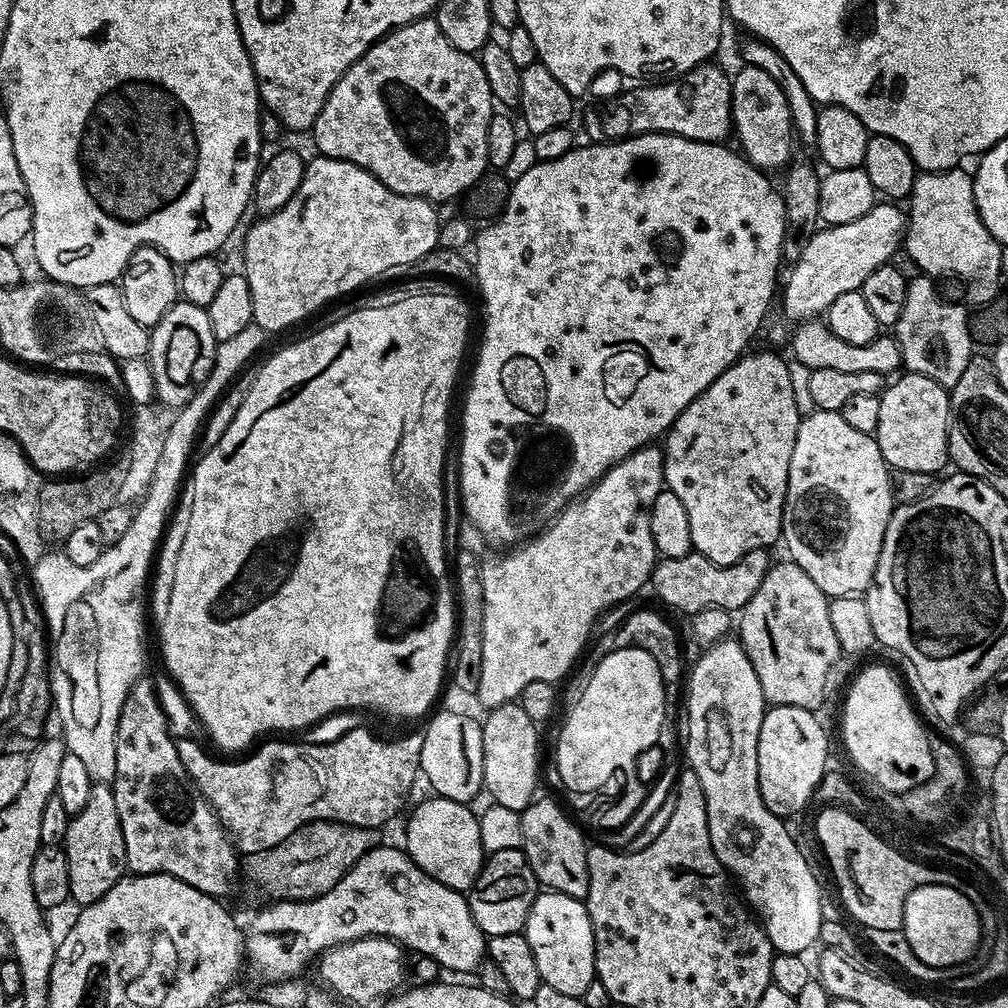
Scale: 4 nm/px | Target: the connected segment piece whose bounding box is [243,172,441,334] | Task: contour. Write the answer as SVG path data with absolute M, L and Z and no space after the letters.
M369 172L368 188L304 188L300 197L290 198L285 208L261 215L259 219L257 224L247 225L243 275L249 283L252 319L265 334L280 332L306 319L323 304L371 285L368 283L375 276L391 268L407 269L411 261L434 251L440 242L441 222L433 201L393 193Z

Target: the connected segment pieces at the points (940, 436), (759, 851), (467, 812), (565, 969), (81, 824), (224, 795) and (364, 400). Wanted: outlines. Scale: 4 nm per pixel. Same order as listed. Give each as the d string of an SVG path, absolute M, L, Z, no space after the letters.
M908 372L904 376L897 375L896 381L889 383L880 393L880 409L878 410L878 426L875 430L876 441L882 450L882 458L889 469L918 470L919 472L939 473L948 458L948 398L949 389L942 387L934 378L926 378L917 372Z
M739 639L719 640L699 654L701 656L697 658L696 665L693 668L691 665L686 676L686 764L694 770L694 774L698 774L702 794L706 794L706 818L714 854L729 877L744 887L743 899L764 925L764 932L770 938L773 949L776 952L807 953L807 948L812 943L815 945L820 938L820 884L807 858L800 853L795 838L788 833L784 825L787 823L775 816L766 802L762 802L762 790L758 786L758 734L762 730L766 701L758 674L754 674L754 666L750 666L750 658Z
M433 795L431 799L421 799L416 804L418 805L417 808L406 816L406 851L408 857L430 878L442 882L448 888L454 889L455 892L467 893L474 886L486 859L477 813L475 811L472 813L468 804L459 804L453 800L447 800L445 796Z
M541 891L534 898L530 906L530 914L523 926L523 934L526 942L530 942L530 951L534 954L534 963L538 966L538 974L541 981L562 994L570 994L583 998L586 994L586 986L596 979L596 947L594 946L594 930L590 922L587 903L578 898L570 898L570 894Z
M93 783L90 798L77 816L68 821L66 838L62 845L69 866L69 894L78 904L93 904L106 895L116 881L125 875L126 842L122 838L122 822L114 802L111 783Z
M352 728L329 744L291 744L288 738L269 740L272 741L262 745L253 756L224 758L228 760L211 756L196 740L176 740L178 758L182 758L186 774L215 810L233 845L244 854L270 850L314 820L336 820L340 824L380 830L388 819L398 816L404 799L409 799L416 776L421 773L424 738L420 734L401 740L379 740L364 728Z
M449 290L449 291L447 291L447 292L435 292L435 293L434 293L434 294L418 294L418 295L417 295L417 296L411 296L411 297L410 297L410 298L405 298L405 300L404 300L404 301L403 301L403 302L394 302L394 303L393 303L393 304L391 304L391 305L390 305L390 306L378 306L378 307L377 307L377 308L362 308L362 307L357 307L357 308L356 308L356 309L355 309L355 311L356 311L356 312L348 312L348 313L346 313L346 314L345 314L345 316L344 316L344 317L342 317L342 318L341 318L341 320L336 320L336 321L334 321L334 322L333 322L333 324L328 324L328 325L326 325L326 326L325 326L325 328L320 328L320 329L318 329L318 330L317 330L317 332L312 332L312 333L310 333L310 334L309 334L309 336L304 336L304 337L302 337L302 338L301 338L301 340L296 340L296 341L294 341L294 342L293 342L293 344L288 344L288 345L286 345L286 346L285 346L285 348L284 348L284 349L282 349L282 350L281 350L281 352L276 352L276 353L274 353L274 354L273 354L273 356L272 356L272 357L270 357L270 358L269 358L269 360L268 360L268 361L266 361L266 362L265 362L265 364L264 364L264 365L262 365L262 366L261 366L261 368L258 368L258 371L257 371L257 372L256 372L256 377L255 377L255 378L254 378L254 382L253 382L253 383L252 383L252 385L251 385L251 386L250 386L250 390L249 390L249 391L248 391L248 393L247 393L247 394L246 394L246 398L242 398L242 406L238 406L238 414L234 414L234 422L230 422L230 430L226 430L226 434L222 434L222 439L220 439L220 441L218 441L218 446L214 446L214 447L213 447L213 448L210 448L210 449L207 449L207 451L205 451L205 452L204 452L204 453L203 453L203 455L204 455L204 457L202 457L202 458L201 458L201 460L200 460L200 461L198 461L198 462L197 462L197 464L196 464L196 461L195 461L195 464L194 464L194 467L193 467L193 468L192 468L192 469L191 469L191 472L190 472L190 484L191 484L191 480L192 480L192 501L190 501L190 502L189 502L189 504L188 504L188 521L186 521L186 522L185 522L185 524L184 524L184 537L182 537L182 538L181 538L181 540L180 540L180 549L178 549L178 550L177 550L177 552L176 552L176 565L174 565L174 566L173 566L173 568L172 568L172 589L170 589L170 590L169 590L169 592L168 592L168 605L166 605L166 606L165 606L165 608L164 608L164 621L162 621L162 622L161 622L161 624L160 624L160 656L161 656L161 658L162 658L162 659L164 659L164 664L165 664L165 666L166 666L166 667L168 667L168 672L169 672L169 674L170 674L170 675L172 675L172 680L173 680L173 682L174 682L174 683L176 683L176 684L177 684L177 686L178 686L178 687L180 687L180 692L181 692L181 694L182 694L182 695L184 695L184 700L185 700L185 702L186 702L186 703L188 703L188 704L189 704L189 706L190 706L190 707L192 707L192 712L193 712L193 714L194 714L194 715L196 715L196 716L197 716L197 718L198 718L198 719L200 719L200 724L201 724L201 726L202 726L202 727L204 727L204 728L205 728L205 730L206 730L206 731L208 731L208 736L209 736L209 738L210 738L210 739L212 739L212 740L213 740L213 742L214 742L214 743L216 743L216 744L217 744L217 746L218 746L218 747L220 747L220 748L225 748L225 750L226 750L226 751L228 751L228 752L225 752L225 753L228 753L228 754L236 754L236 753L239 753L239 752L240 752L240 751L241 751L241 750L244 750L244 749L240 749L240 750L239 750L239 748L244 748L244 747L246 747L246 746L247 746L247 744L248 744L248 743L250 743L250 742L251 742L251 740L252 740L252 739L254 739L254 738L255 738L255 736L260 736L260 735L262 735L262 734L263 734L263 732L272 732L272 733L268 733L268 734L292 734L292 733L288 733L288 732L292 732L292 731L294 731L294 730L295 730L295 728L308 728L308 727L310 727L310 726L311 726L311 724L316 724L316 723L318 723L318 722L319 722L319 720L324 720L324 719L326 719L326 718L327 718L327 716L332 716L332 715L334 715L334 714L335 714L335 712L344 712L344 711L346 711L346 710L347 710L347 708L369 708L369 710L370 710L370 711L372 711L372 712L381 712L381 714L382 714L382 715L384 715L384 716L397 716L397 718L398 718L398 719L400 719L400 720L412 720L412 719L414 719L414 718L415 718L415 716L420 716L420 715L422 715L422 714L423 714L423 712L424 712L424 711L426 711L426 710L427 710L427 708L428 708L428 707L430 707L430 706L431 706L431 704L432 704L432 703L434 703L434 704L436 704L436 703L437 703L437 700L438 700L438 697L439 697L439 696L440 696L440 695L441 695L441 692L442 692L442 685L443 685L443 684L444 684L444 683L445 683L445 680L446 680L446 665L447 665L447 664L448 664L448 663L449 663L449 660L450 660L450 649L451 649L451 648L452 648L452 647L453 647L453 644L454 644L454 633L455 633L455 632L456 632L456 631L457 631L457 628L458 628L458 608L457 608L457 605L456 605L456 604L455 604L455 603L454 603L454 584L453 584L453 581L452 581L452 580L451 580L451 579L450 579L450 560L449 560L449 557L448 557L448 560L447 560L447 558L446 558L446 557L444 557L444 455L446 455L446 454L447 454L447 452L448 452L448 407L450 407L450 406L451 406L451 404L452 404L452 391L454 391L454 390L455 390L455 388L456 388L456 379L458 379L458 378L459 378L459 376L460 376L460 363L462 363L462 362L463 362L463 360L464 360L464 351L466 351L466 350L467 350L467 348L468 348L468 327L470 327L470 326L471 326L471 324L472 324L472 320L471 320L471 318L470 318L470 317L468 317L468 304L467 304L467 302L466 302L466 301L464 301L464 300L463 300L463 298L462 298L462 297L460 297L460 296L455 296L455 294L454 294L454 292L455 292L455 291L452 291L452 290Z

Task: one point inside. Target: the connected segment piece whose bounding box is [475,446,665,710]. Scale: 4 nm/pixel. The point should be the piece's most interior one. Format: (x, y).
(541, 601)

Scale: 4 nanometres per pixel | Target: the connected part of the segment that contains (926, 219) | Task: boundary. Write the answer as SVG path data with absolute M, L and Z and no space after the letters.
M961 167L949 168L944 172L919 173L908 197L908 219L906 222L904 250L907 250L913 262L923 273L954 274L966 286L969 298L973 305L983 306L997 299L998 286L1002 282L1001 252L1002 246L988 232L977 210L974 192L973 177L962 171Z

